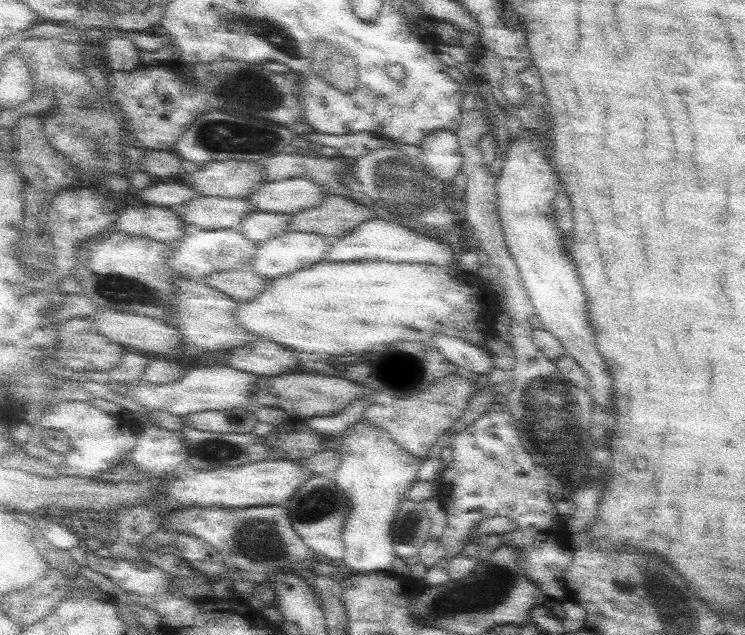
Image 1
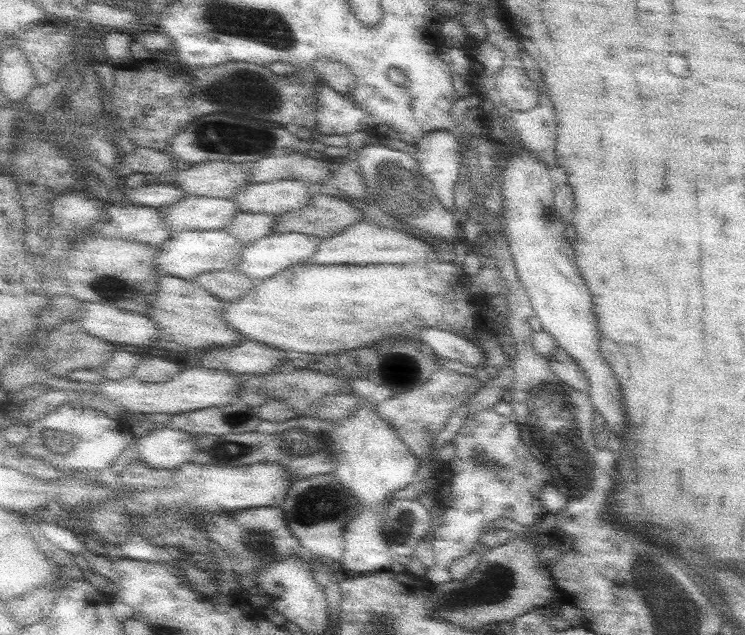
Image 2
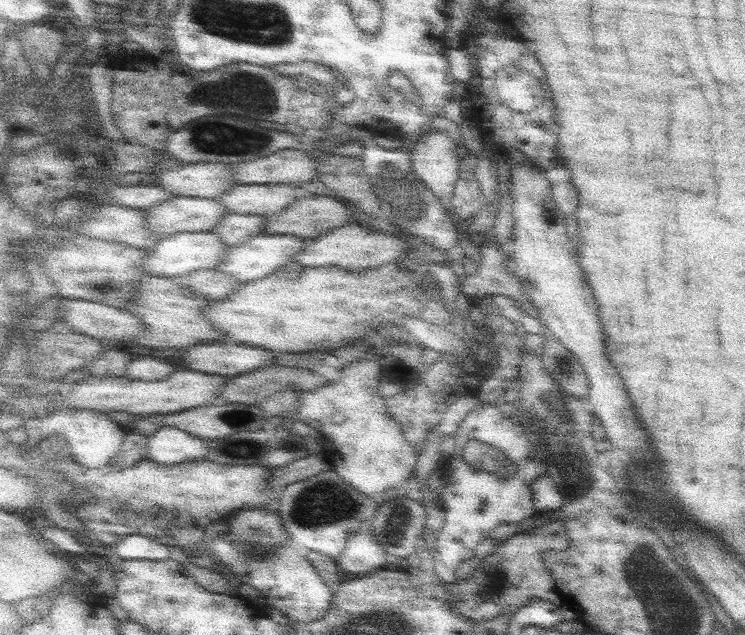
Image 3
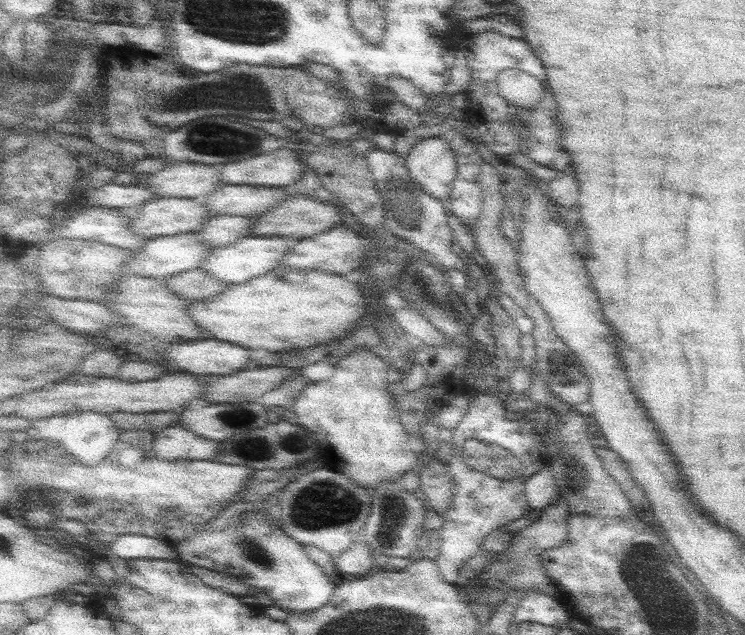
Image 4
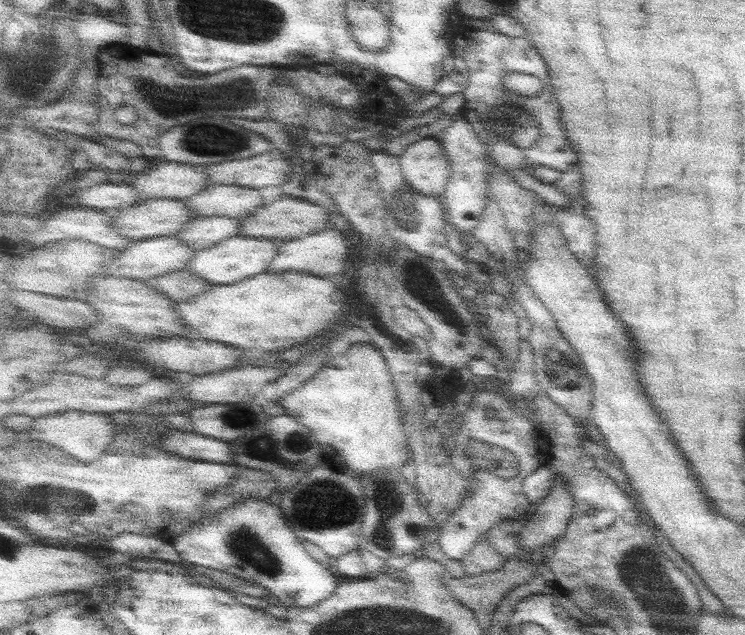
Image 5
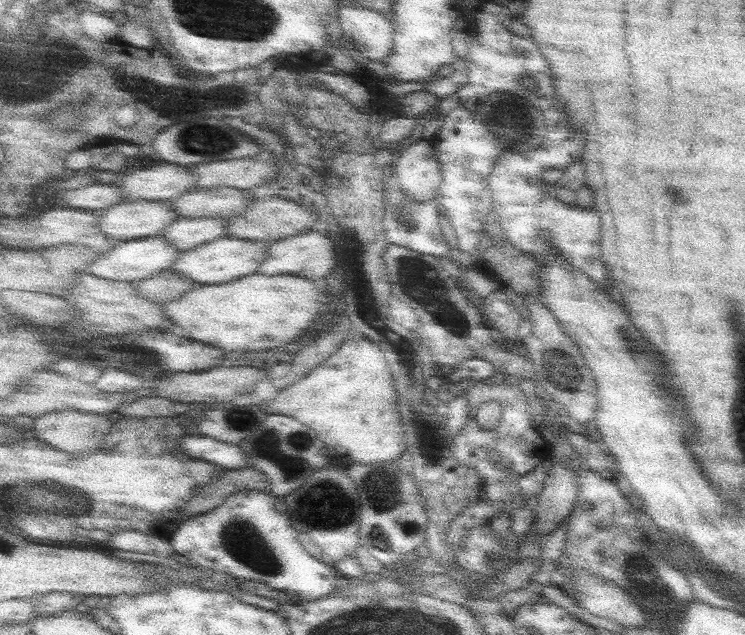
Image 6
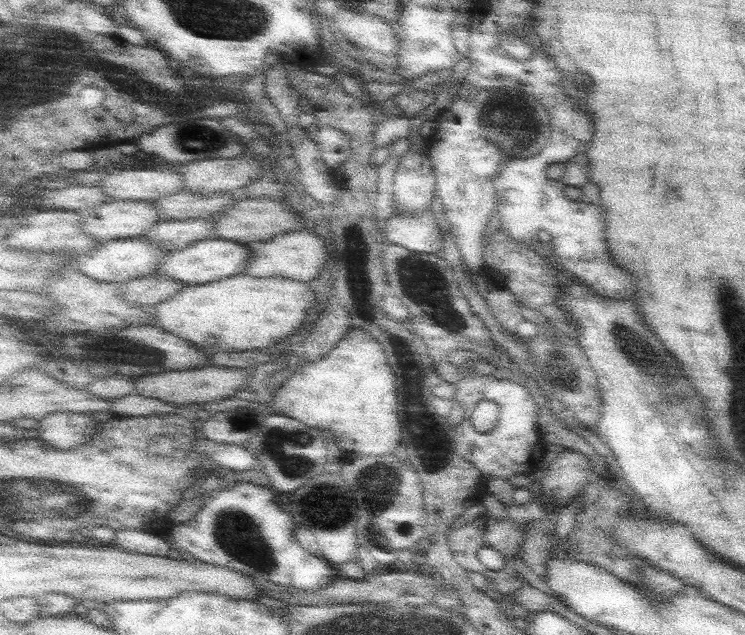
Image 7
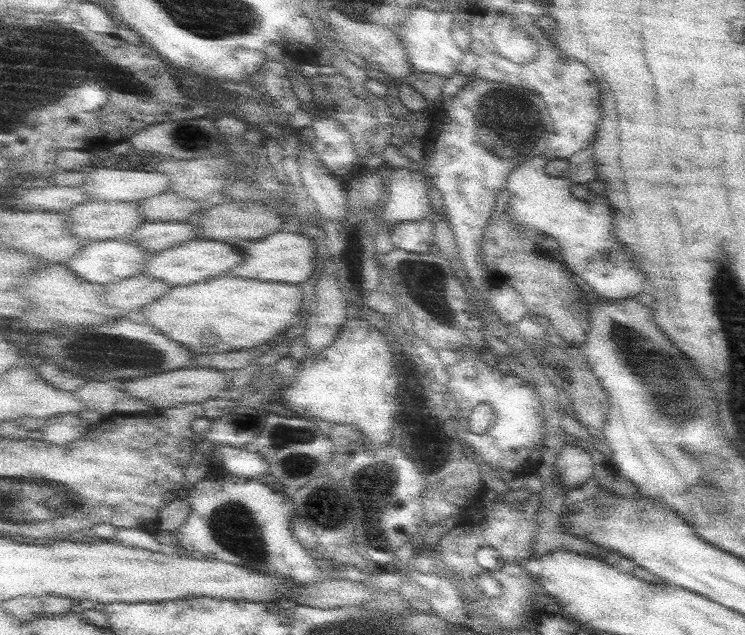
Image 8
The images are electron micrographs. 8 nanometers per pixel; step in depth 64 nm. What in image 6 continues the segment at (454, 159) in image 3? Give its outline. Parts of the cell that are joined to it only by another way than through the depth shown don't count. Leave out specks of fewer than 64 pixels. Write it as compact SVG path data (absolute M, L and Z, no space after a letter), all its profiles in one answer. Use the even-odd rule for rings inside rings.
M421 139L404 149L395 163L402 192L421 203L437 200L442 185L442 167L432 140Z

